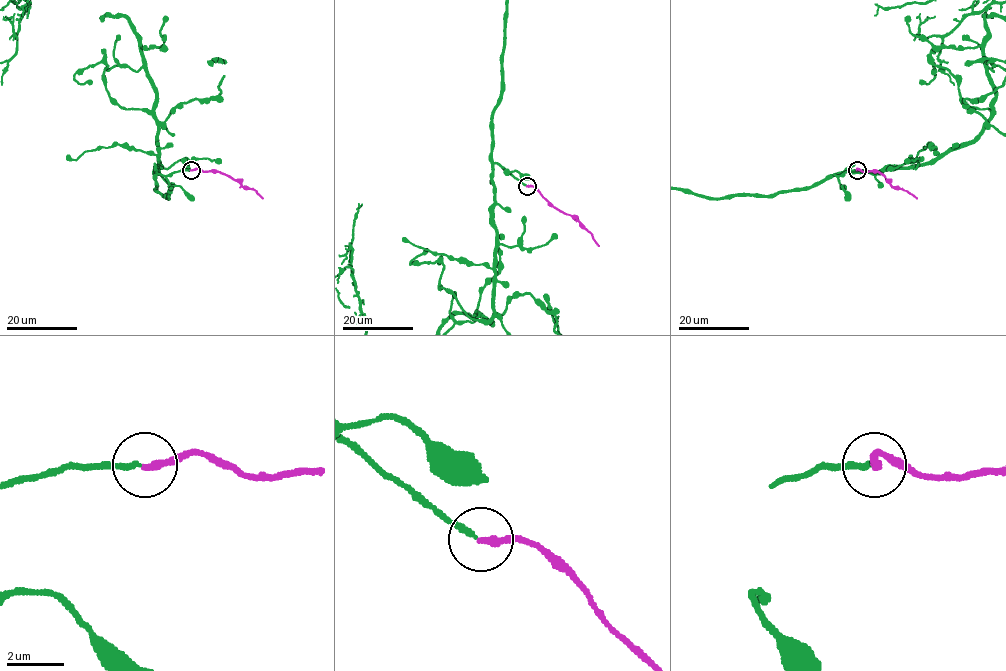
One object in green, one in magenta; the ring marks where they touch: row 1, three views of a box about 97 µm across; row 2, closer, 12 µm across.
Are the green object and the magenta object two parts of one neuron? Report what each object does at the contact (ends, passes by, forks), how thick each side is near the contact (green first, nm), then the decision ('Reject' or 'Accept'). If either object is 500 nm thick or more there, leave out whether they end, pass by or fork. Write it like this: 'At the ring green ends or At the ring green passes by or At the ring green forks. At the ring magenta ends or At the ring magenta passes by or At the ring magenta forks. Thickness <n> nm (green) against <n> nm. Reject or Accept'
At the ring green ends. At the ring magenta ends. Thickness 200 nm (green) against 280 nm. Reject

